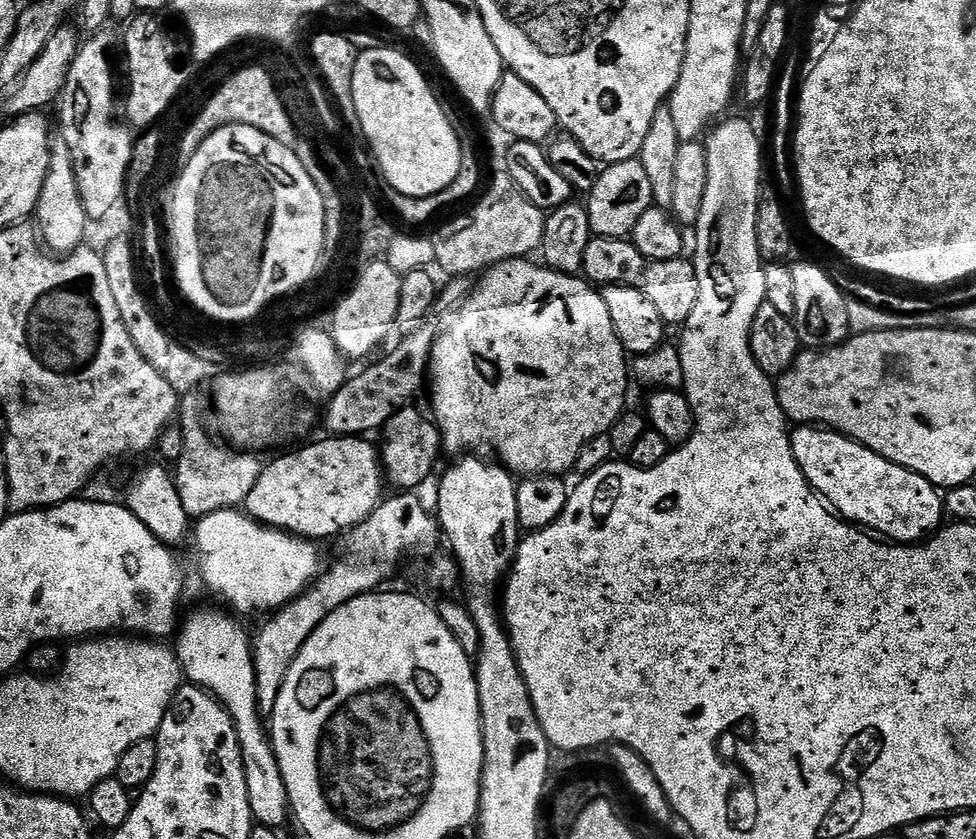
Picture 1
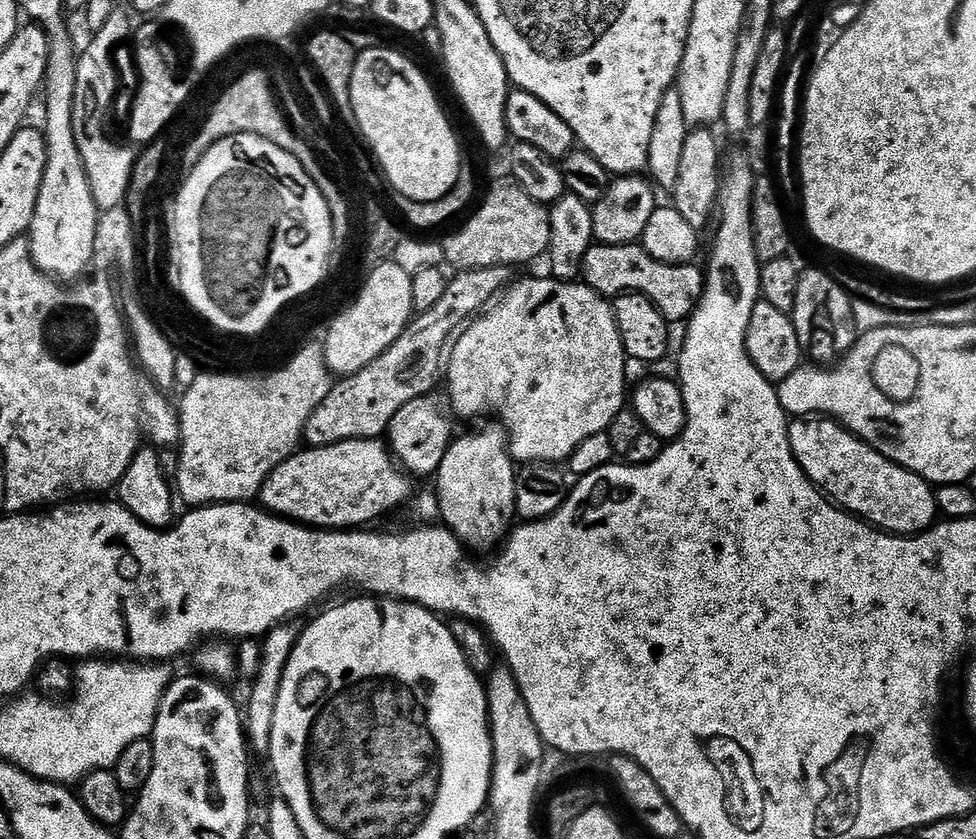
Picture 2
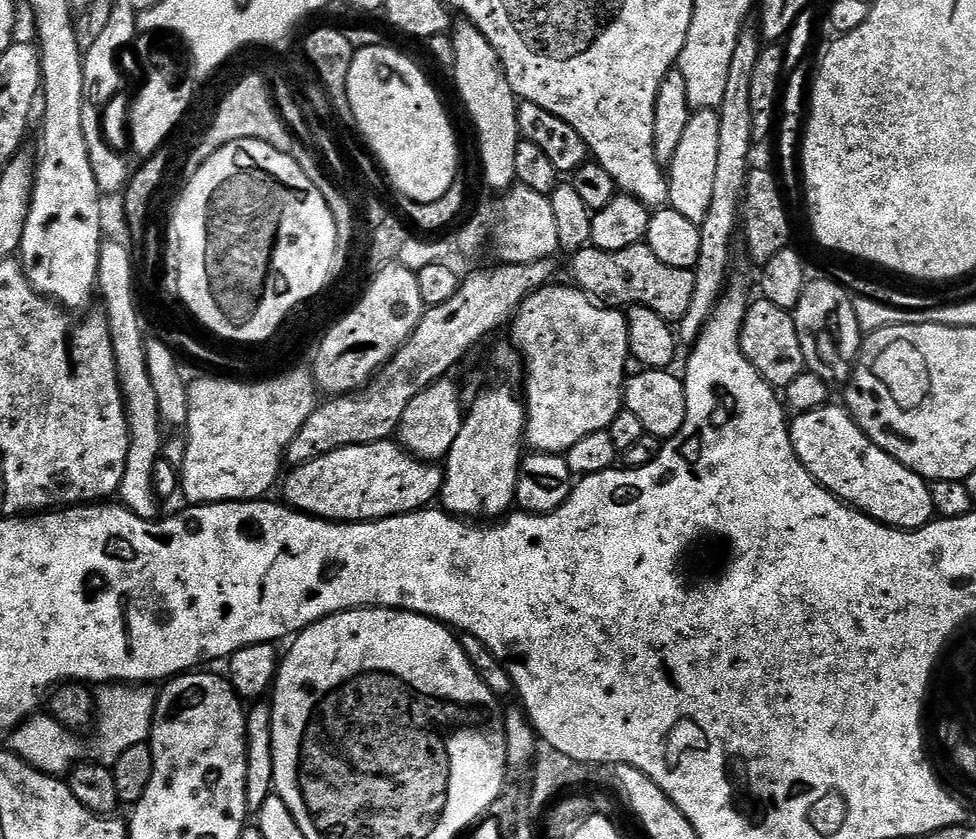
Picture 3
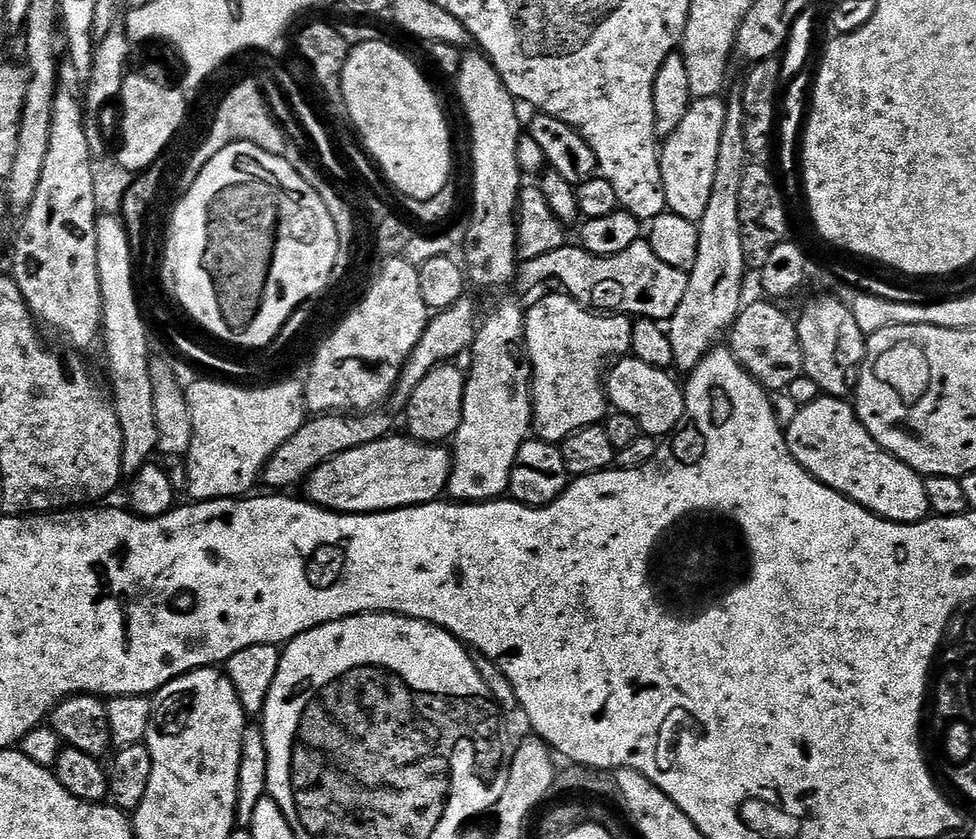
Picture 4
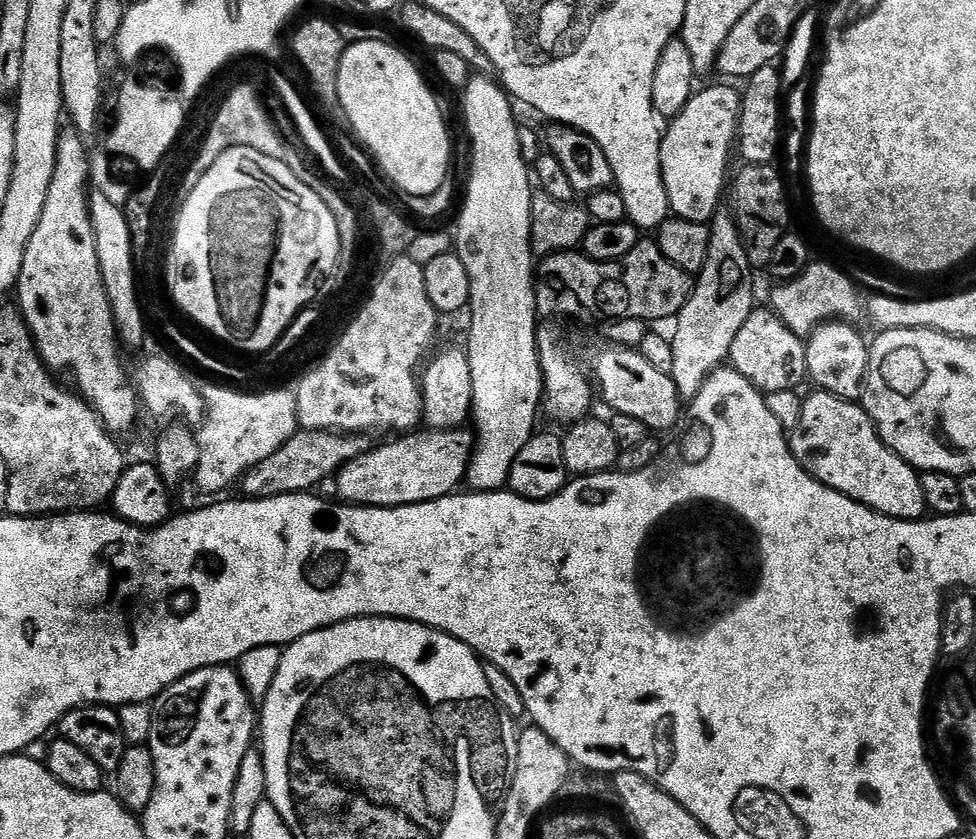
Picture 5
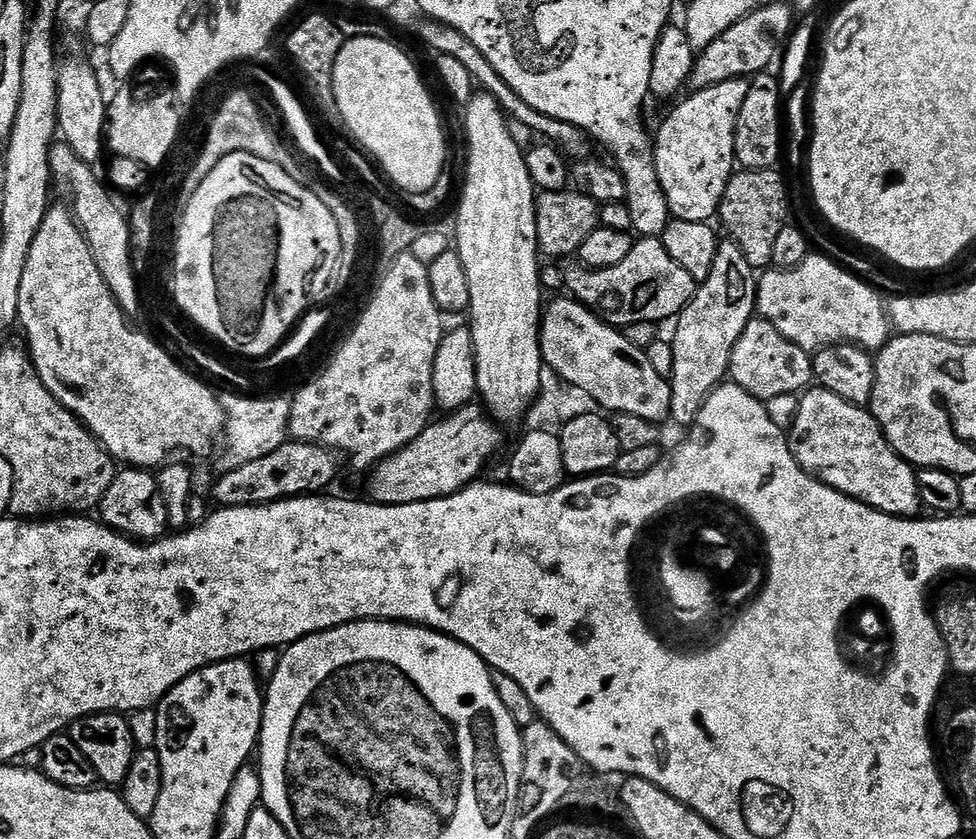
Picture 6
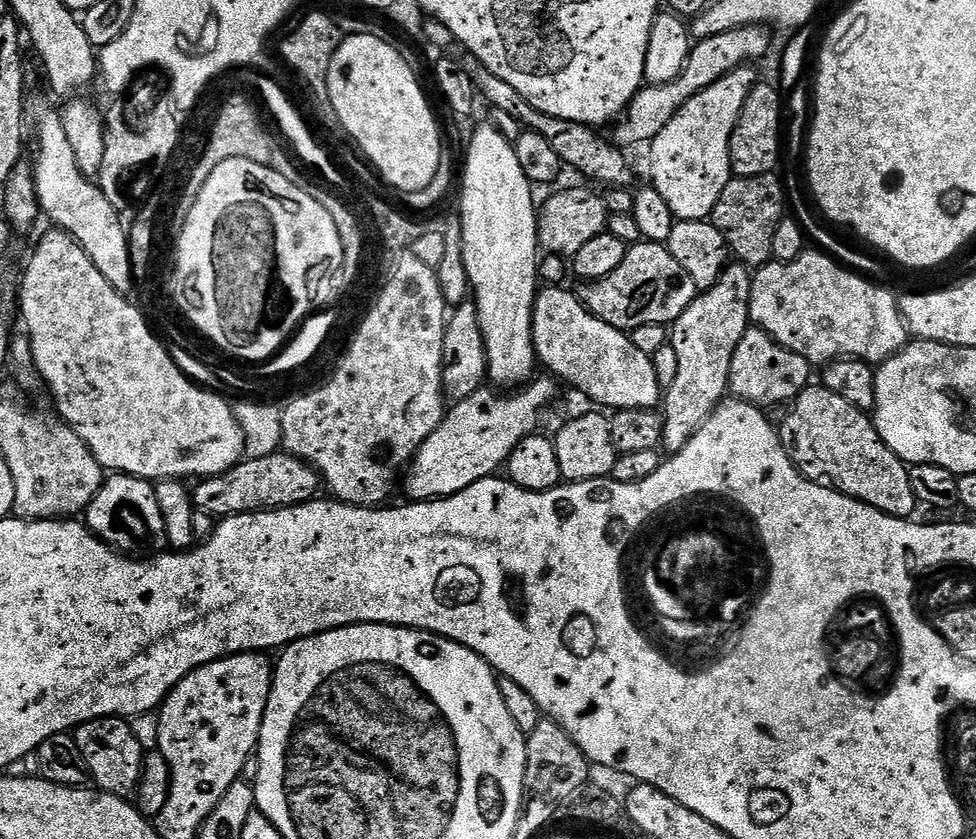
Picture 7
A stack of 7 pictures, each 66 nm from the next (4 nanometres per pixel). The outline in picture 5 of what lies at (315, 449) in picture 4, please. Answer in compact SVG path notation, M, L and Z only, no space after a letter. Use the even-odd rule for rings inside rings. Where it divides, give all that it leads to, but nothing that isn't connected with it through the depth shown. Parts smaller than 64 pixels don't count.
M298 430L270 458L258 462L242 478L243 495L253 500L285 496L295 492L311 493L324 479L335 477L340 467L358 458L370 447L369 437L364 434L341 434L339 432L305 432Z

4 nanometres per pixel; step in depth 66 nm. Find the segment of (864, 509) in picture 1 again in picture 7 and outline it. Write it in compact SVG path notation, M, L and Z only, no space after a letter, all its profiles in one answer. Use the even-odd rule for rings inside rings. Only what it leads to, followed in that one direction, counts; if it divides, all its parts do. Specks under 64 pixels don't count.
M823 386L805 388L791 401L788 410L788 417L778 424L780 441L805 478L827 481L836 491L874 506L887 516L908 518L913 515L918 501L910 486L909 465L882 442L873 417L867 411Z

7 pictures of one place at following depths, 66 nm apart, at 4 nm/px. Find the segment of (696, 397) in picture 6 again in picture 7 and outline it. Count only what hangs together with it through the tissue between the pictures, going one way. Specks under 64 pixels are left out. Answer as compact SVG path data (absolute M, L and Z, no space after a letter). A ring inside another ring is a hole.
M739 262L729 263L723 274L718 278L718 282L714 282L714 286L710 286L707 292L701 292L694 298L694 302L690 302L690 306L686 306L686 310L679 316L676 323L670 328L670 343L674 346L674 354L678 354L678 374L674 378L674 382L662 392L662 415L664 418L664 442L663 451L668 454L675 454L682 450L682 446L686 446L686 442L690 442L690 438L694 438L694 434L706 422L706 418L710 418L710 414L721 402L729 395L728 379L730 378L730 358L734 358L734 350L738 350L738 342L742 342L742 334L746 334L746 330L750 326L748 315L750 314L750 290L752 289L752 272L745 265Z

